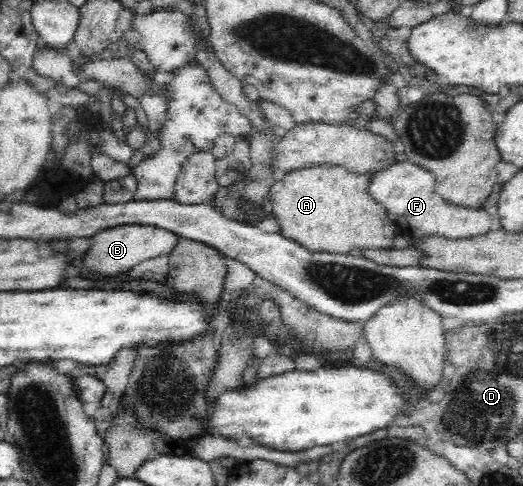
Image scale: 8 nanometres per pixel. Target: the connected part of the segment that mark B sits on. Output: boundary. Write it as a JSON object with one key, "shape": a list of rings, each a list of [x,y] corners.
{"shape":[[[120,225],[114,228],[102,230],[93,235],[92,246],[82,254],[82,266],[84,270],[102,274],[102,276],[116,276],[122,272],[128,272],[130,268],[136,268],[144,260],[157,258],[160,255],[168,255],[178,243],[179,237],[156,226]]]}

